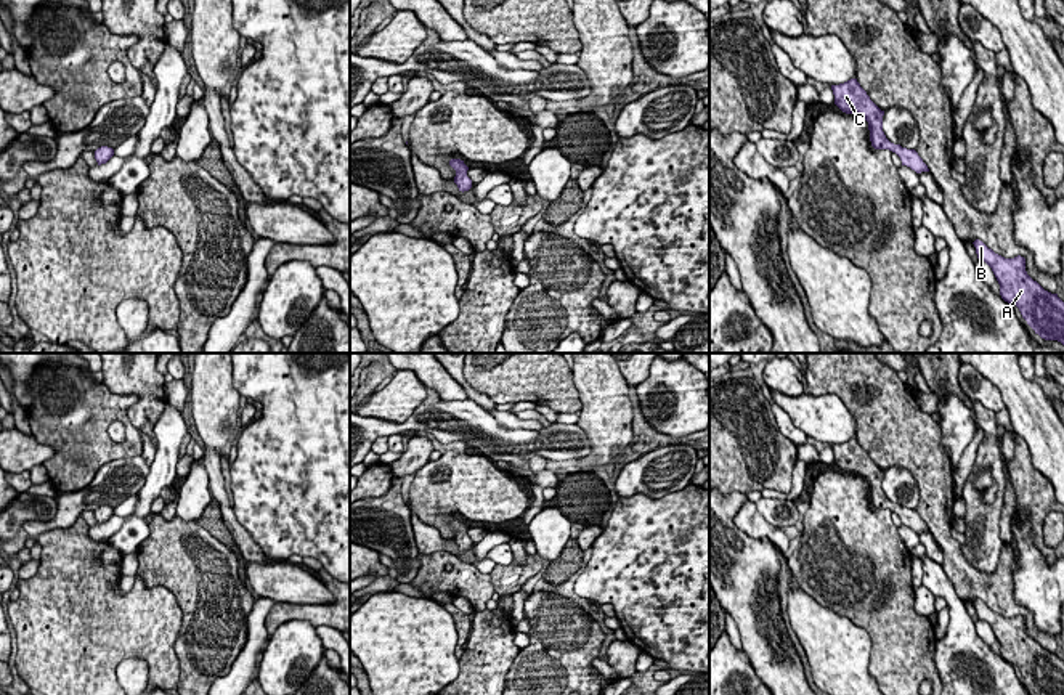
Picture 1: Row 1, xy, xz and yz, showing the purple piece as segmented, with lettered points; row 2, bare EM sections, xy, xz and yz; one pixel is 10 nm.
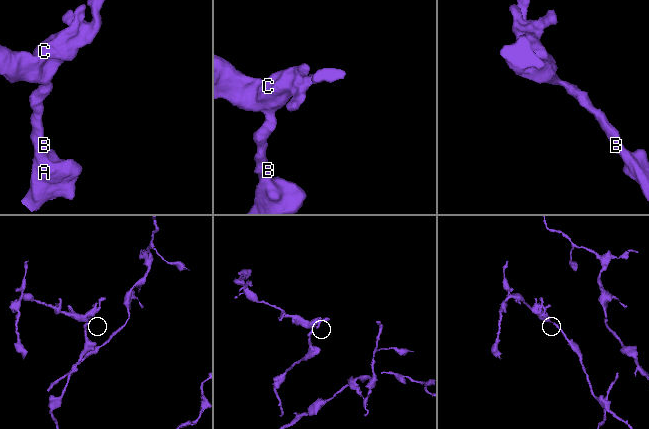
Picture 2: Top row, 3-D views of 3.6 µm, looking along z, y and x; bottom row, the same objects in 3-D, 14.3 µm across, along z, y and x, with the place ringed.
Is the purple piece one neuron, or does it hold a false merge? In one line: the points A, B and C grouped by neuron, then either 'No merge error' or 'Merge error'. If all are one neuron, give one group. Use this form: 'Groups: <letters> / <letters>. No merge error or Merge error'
Groups: A B C. No merge error

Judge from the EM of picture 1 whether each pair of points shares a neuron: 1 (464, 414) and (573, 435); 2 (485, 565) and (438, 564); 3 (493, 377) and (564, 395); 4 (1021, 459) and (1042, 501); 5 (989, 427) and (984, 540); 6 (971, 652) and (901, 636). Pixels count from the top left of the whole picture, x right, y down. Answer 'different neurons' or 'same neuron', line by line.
1: same neuron
2: different neurons
3: same neuron
4: same neuron
5: same neuron
6: different neurons

